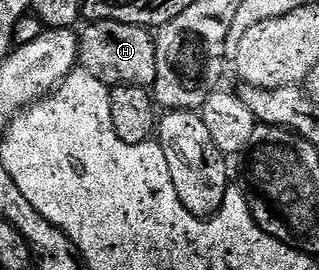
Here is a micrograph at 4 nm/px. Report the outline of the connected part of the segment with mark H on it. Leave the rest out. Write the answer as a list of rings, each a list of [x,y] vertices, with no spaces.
[[[94,21],[80,31],[78,60],[81,70],[92,73],[101,83],[115,87],[153,88],[156,81],[155,36],[147,28],[120,21]]]

